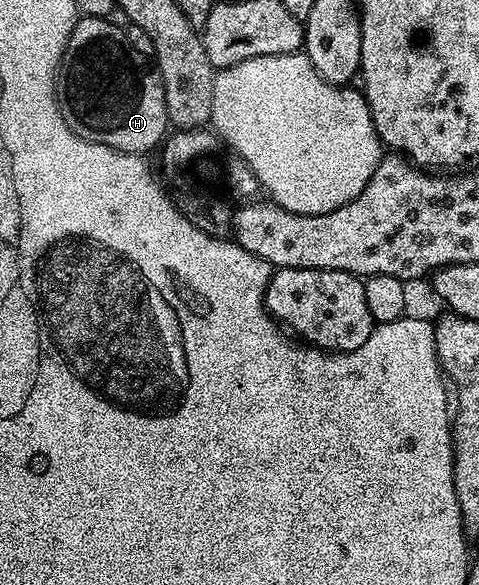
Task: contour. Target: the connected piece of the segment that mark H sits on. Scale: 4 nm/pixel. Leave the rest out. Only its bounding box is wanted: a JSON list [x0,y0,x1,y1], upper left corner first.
[55,16,171,155]

